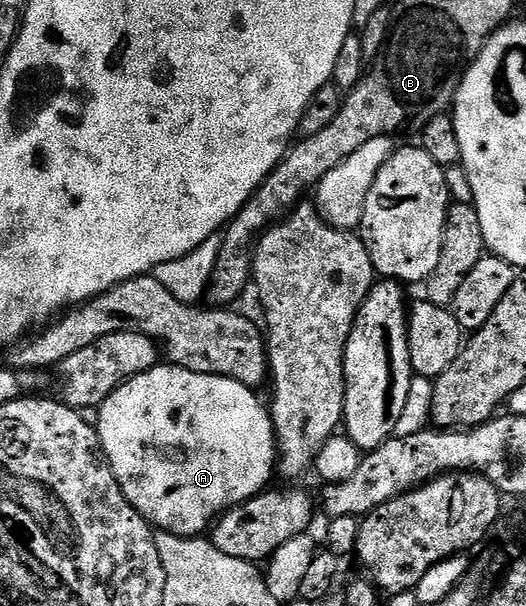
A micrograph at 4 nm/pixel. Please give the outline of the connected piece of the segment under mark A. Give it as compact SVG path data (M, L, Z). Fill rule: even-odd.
M157 365L146 373L127 379L114 393L106 397L106 401L98 409L100 420L95 420L94 426L100 435L100 450L104 453L126 501L146 522L160 531L168 531L171 535L181 535L183 539L200 537L209 530L210 524L217 517L229 511L231 507L237 507L247 499L253 499L261 491L269 486L274 479L274 466L278 461L276 449L276 434L272 428L272 417L267 406L260 404L260 399L253 388L242 385L233 379L227 379L221 375L203 375L202 373L190 373L190 369L173 367L171 365Z

